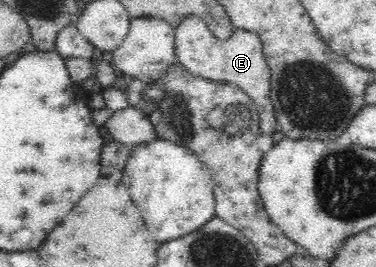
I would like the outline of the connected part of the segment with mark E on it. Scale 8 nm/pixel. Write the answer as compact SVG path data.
M197 16L184 17L181 23L176 25L174 33L177 63L183 65L192 75L239 87L239 89L243 90L254 101L256 107L259 107L259 113L261 113L261 119L258 119L259 129L269 135L271 135L273 131L279 132L281 127L279 127L279 122L275 119L275 115L273 115L273 107L271 107L271 101L269 101L271 71L269 71L269 66L262 52L261 39L255 33L235 28L235 33L231 35L231 38L221 40L211 34L211 29L207 28L207 24Z

